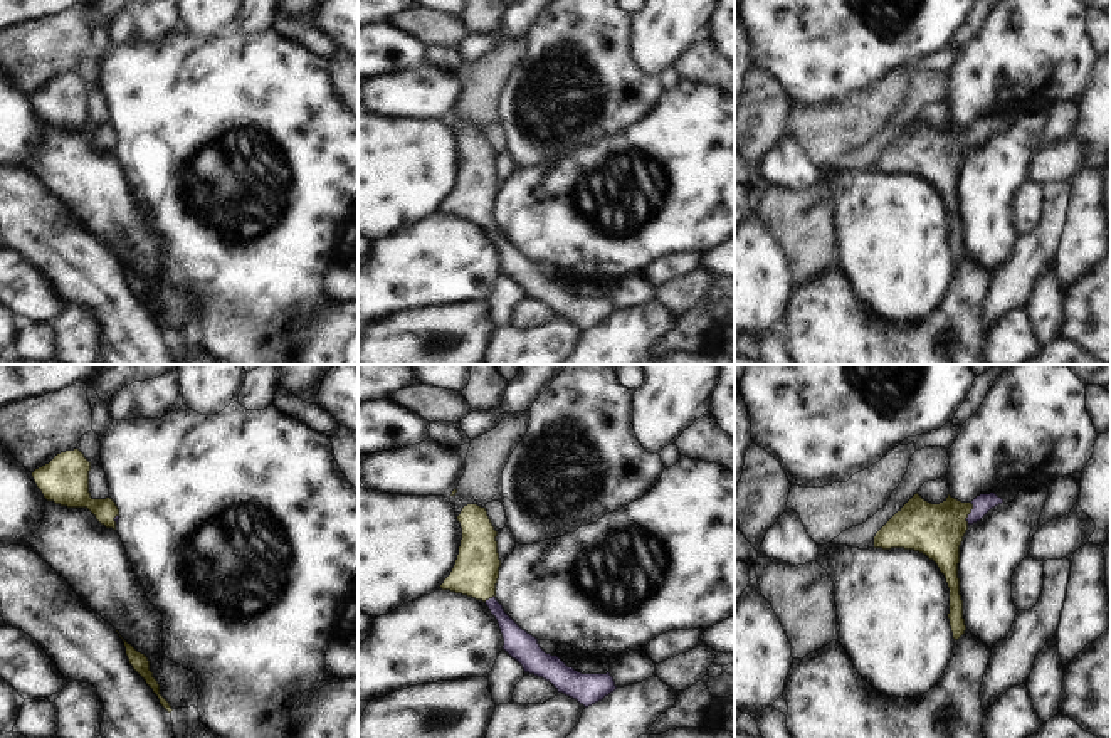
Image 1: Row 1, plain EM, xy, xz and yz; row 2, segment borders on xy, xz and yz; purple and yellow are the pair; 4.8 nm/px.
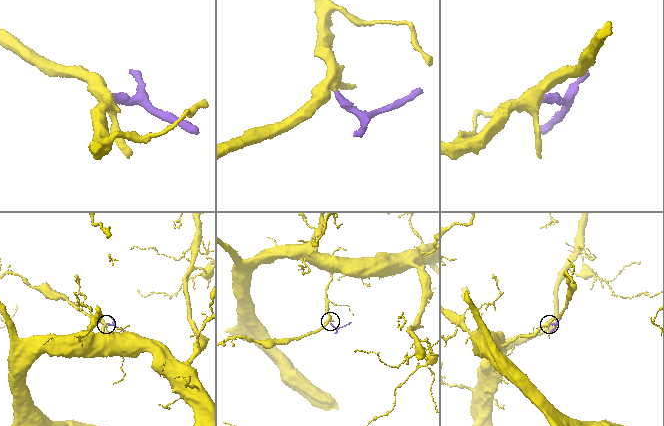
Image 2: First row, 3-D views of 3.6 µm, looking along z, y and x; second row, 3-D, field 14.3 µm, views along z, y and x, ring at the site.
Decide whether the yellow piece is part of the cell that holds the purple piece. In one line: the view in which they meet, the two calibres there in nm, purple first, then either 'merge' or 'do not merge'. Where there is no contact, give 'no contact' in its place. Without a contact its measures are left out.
contact in yz; calibres 90 and 260 nm; merge

